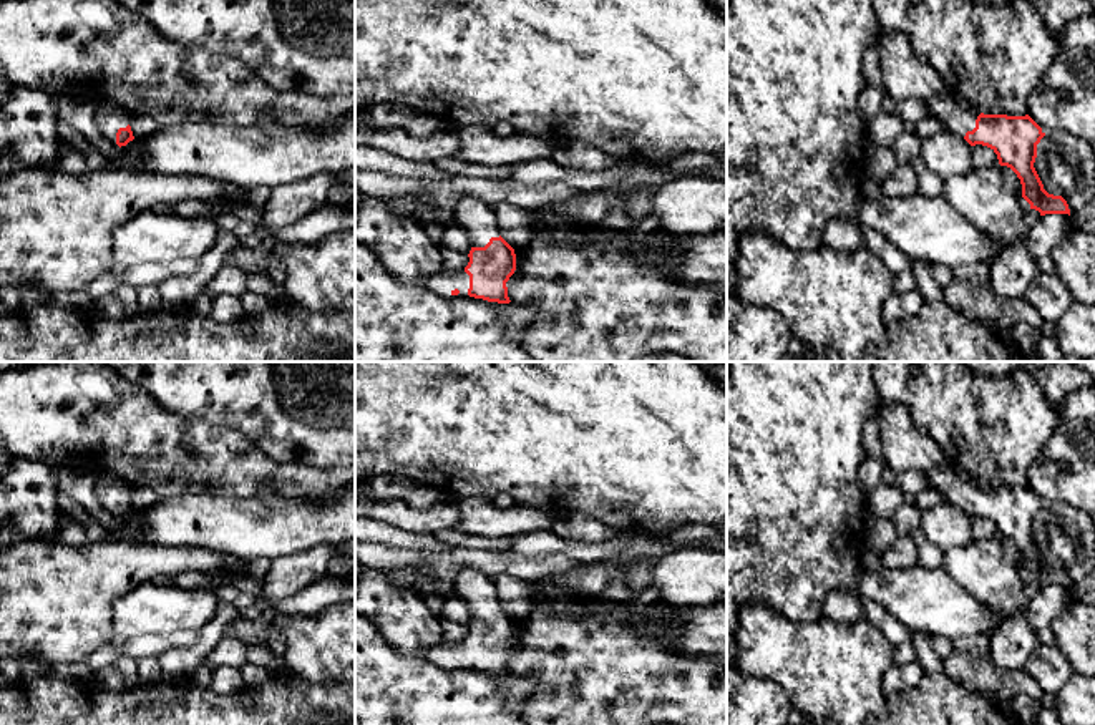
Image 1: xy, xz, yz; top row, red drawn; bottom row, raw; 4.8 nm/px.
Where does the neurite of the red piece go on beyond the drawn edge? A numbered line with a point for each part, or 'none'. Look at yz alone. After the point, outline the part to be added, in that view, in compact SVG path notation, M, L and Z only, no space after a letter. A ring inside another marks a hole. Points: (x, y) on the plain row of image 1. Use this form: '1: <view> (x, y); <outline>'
1: yz (954, 485); M946 461L944 466L924 471L927 486L939 491L942 499L957 508L966 508L976 499L976 491L981 486L961 466Z
2: yz (1065, 535); M1049 503L1037 516L1034 539L1049 566L1062 567L1070 586L1095 572L1095 526L1090 516L1065 503Z

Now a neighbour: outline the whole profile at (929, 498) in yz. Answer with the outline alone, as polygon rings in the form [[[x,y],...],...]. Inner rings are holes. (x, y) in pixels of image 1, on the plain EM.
[[[926,488],[919,494],[916,494],[914,506],[921,513],[924,513],[924,511],[931,511],[932,508],[936,508],[941,501],[942,501],[942,496],[939,491],[932,488]]]

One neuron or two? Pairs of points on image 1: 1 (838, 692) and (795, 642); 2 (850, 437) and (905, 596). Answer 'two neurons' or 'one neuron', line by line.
1: one neuron
2: two neurons

